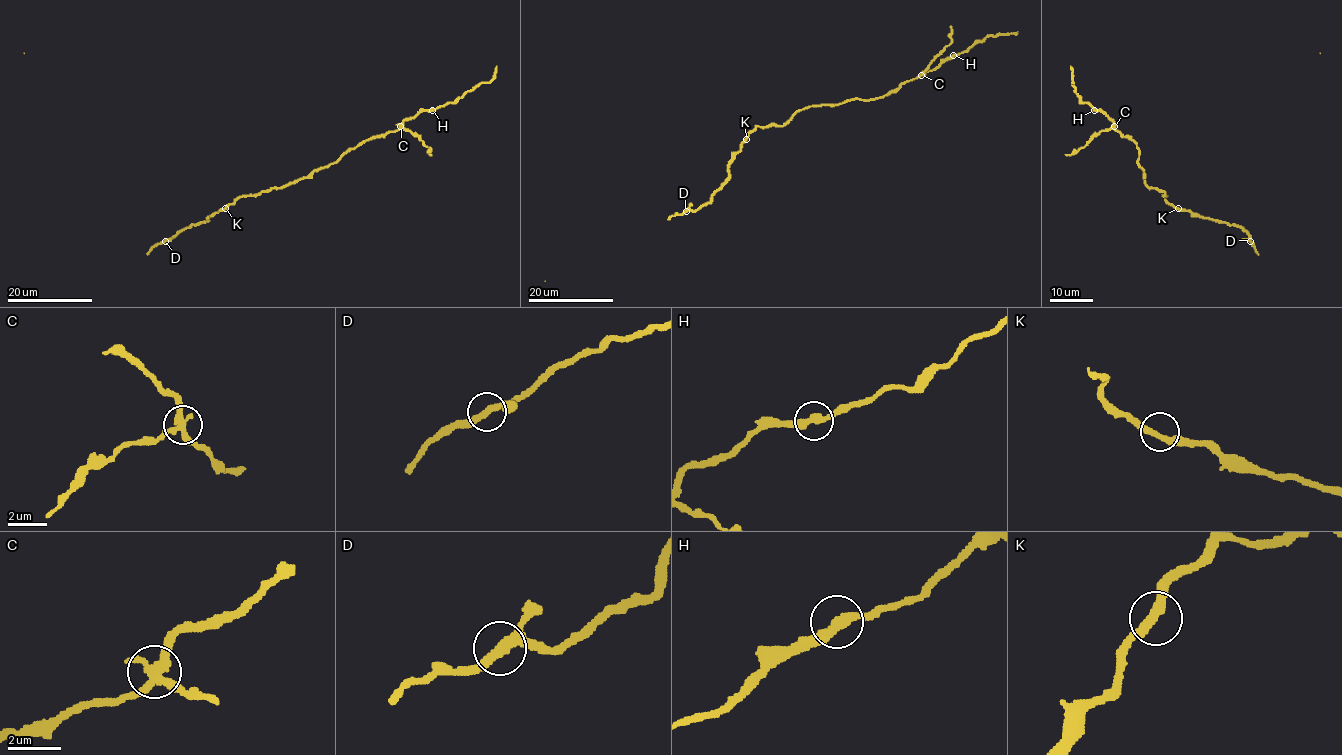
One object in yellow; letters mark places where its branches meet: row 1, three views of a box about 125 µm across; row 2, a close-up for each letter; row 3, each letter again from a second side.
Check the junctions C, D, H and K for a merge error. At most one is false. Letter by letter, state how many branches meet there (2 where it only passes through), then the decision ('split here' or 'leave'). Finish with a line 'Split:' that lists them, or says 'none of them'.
C: 3 | split here
D: 3 | leave
H: 2 | leave
K: 2 | leave
Split: C

